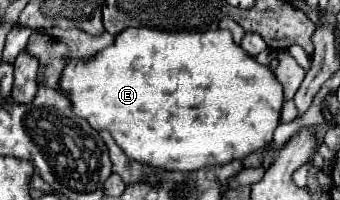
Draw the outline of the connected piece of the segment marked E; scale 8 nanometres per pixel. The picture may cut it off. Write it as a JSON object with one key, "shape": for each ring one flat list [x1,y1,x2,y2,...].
{"shape":[[129,27,125,31,121,31,113,45,105,47,103,51,99,51,97,55,89,57,89,59,67,59,61,77,59,77,59,87,61,91,65,91,69,95,71,101,71,109,77,117,85,119,95,131,109,131,115,139,115,143,125,151,127,157,155,167,155,169,165,169,165,171,197,171,201,167,207,165,223,165,229,163,233,159,245,159,249,153,265,147,271,137,275,127,279,125,279,113,281,113,281,105,283,105,283,91,281,91,281,83,277,83,277,79,273,79,271,69,265,65,259,65,251,55,247,55,239,45,233,43,231,33,229,31,195,31,195,33,173,33,173,31,157,31,157,29,145,29,145,27]]}

